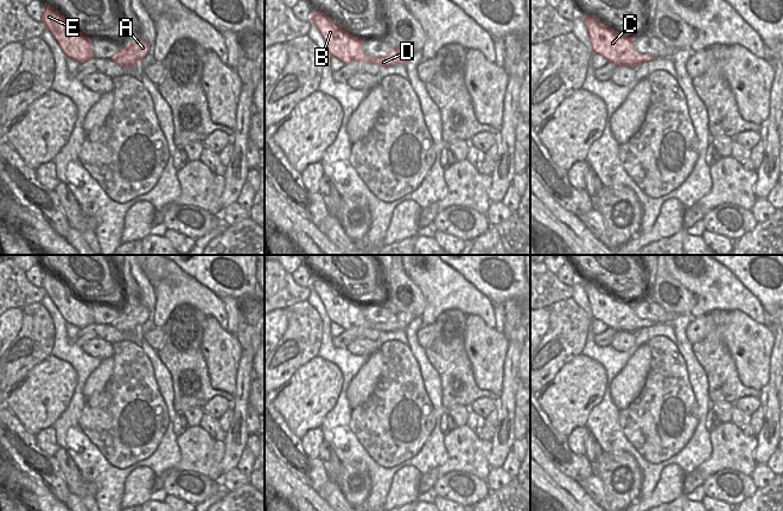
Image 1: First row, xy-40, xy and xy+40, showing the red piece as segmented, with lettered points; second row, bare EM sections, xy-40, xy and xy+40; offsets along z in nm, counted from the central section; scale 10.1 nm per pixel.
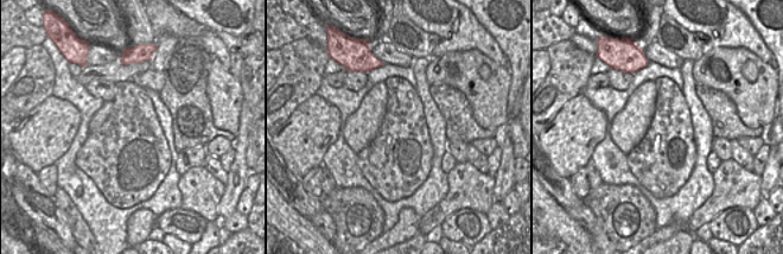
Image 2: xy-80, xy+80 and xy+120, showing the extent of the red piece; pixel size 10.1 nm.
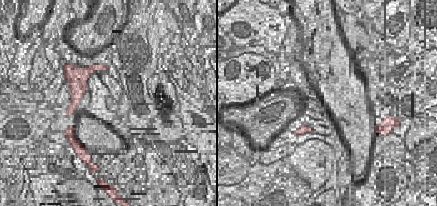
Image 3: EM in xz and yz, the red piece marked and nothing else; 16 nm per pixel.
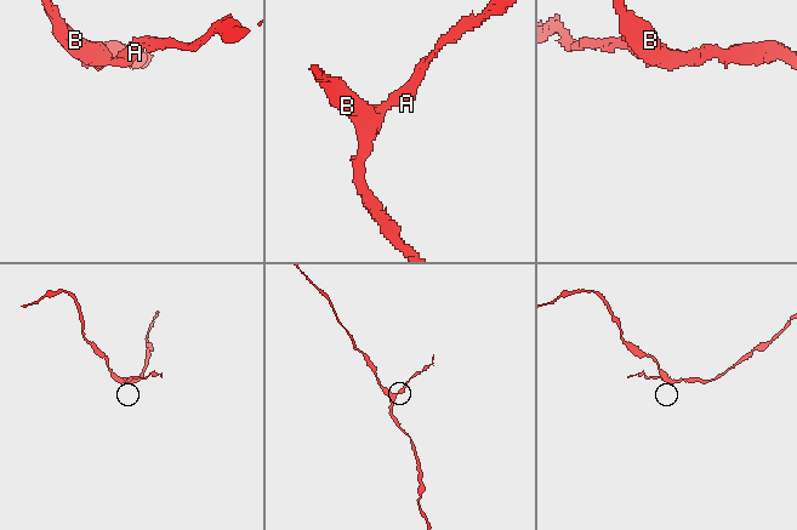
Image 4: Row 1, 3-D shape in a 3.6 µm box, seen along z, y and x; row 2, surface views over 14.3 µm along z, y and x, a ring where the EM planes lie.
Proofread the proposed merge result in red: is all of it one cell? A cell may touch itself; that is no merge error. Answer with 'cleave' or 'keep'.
cleave

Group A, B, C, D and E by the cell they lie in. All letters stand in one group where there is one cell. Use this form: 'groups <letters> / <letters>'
groups A D / B C E

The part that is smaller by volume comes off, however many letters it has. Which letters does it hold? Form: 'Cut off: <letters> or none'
Cut off: A, D

